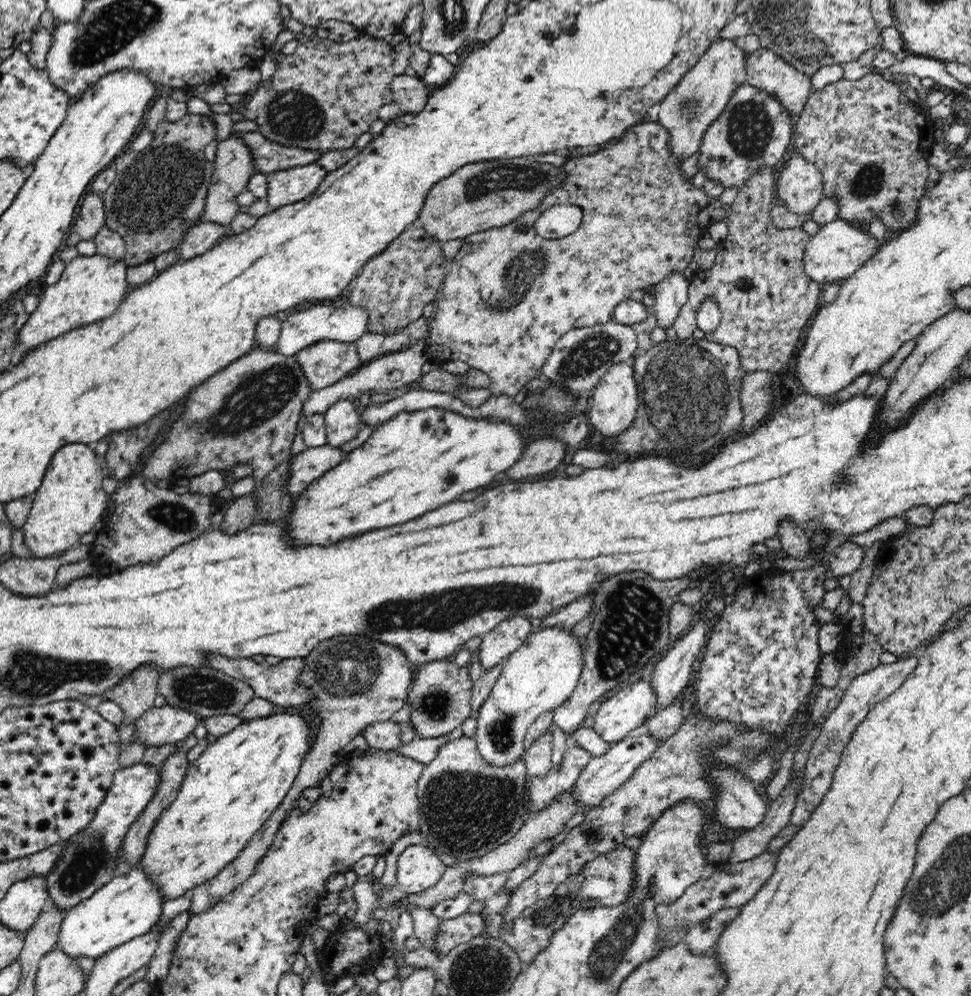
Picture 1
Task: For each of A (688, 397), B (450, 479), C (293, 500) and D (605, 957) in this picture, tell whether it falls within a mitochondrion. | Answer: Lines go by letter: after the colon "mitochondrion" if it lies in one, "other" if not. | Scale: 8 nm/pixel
A: mitochondrion
B: other
C: other
D: mitochondrion

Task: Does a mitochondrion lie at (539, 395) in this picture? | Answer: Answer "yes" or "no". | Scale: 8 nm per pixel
yes

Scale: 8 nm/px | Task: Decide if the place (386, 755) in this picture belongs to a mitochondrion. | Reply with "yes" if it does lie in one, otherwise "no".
no

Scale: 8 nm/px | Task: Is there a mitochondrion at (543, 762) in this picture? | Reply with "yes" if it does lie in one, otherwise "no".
no

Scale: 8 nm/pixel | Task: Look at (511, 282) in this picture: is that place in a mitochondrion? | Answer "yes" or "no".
yes

